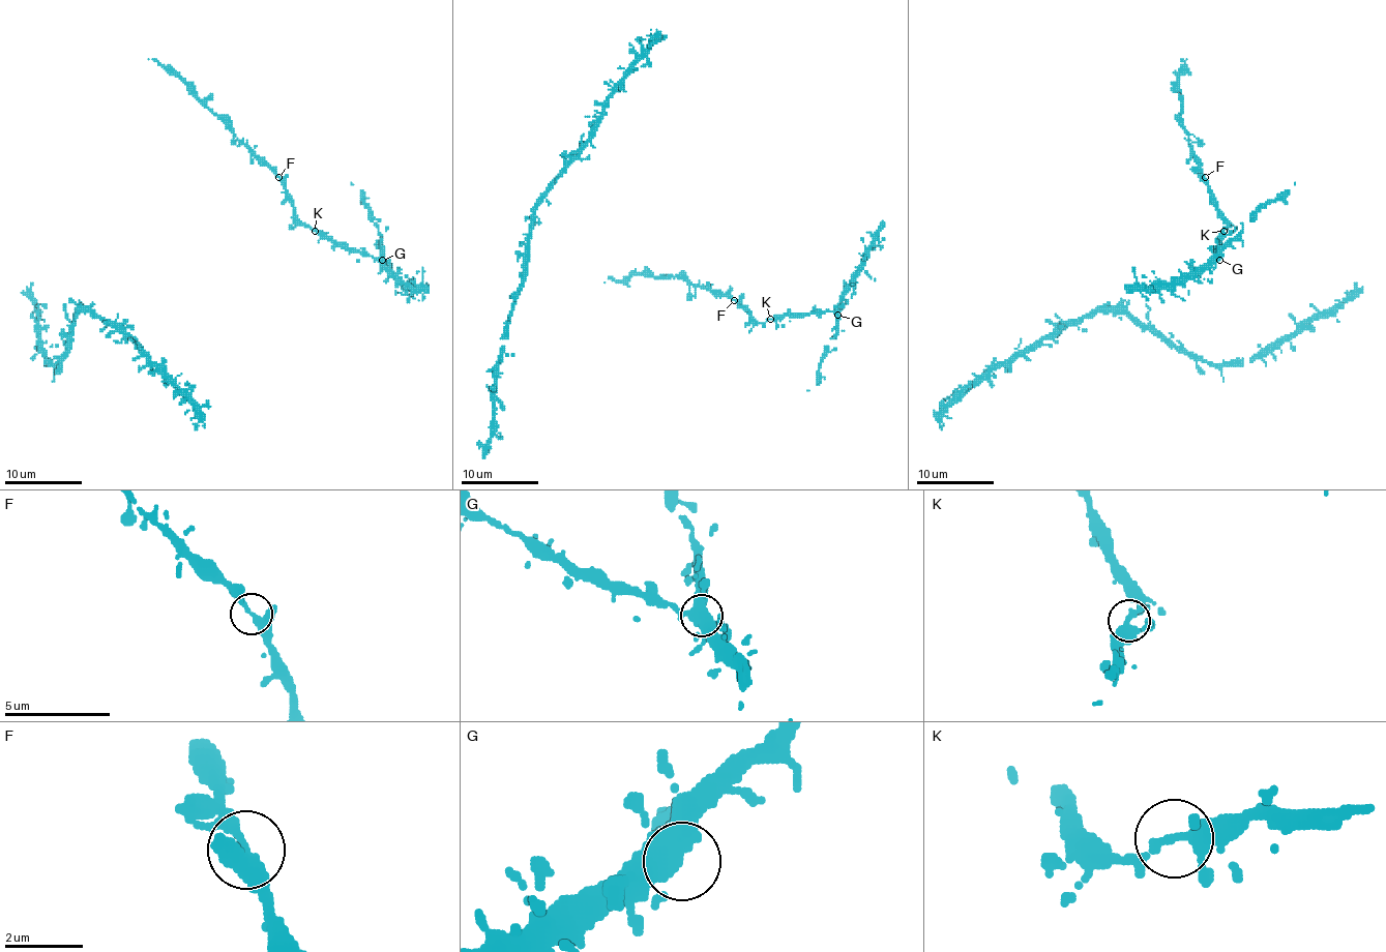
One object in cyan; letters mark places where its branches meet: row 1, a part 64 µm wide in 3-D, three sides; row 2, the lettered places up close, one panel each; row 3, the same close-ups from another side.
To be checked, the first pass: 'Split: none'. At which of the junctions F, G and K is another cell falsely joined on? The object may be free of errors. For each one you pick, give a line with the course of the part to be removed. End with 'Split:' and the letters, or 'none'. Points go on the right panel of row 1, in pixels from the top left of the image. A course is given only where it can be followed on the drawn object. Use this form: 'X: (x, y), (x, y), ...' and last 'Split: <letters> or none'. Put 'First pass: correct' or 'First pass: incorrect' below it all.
Split: none
First pass: correct

